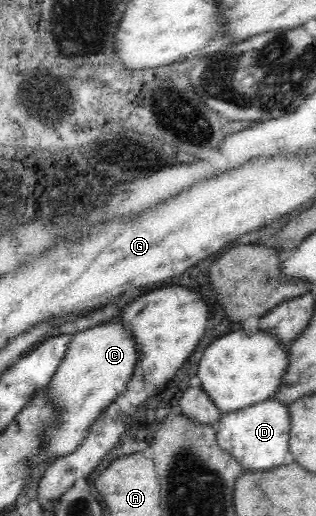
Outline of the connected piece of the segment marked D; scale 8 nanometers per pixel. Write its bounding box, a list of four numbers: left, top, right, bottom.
[216,399,289,471]

